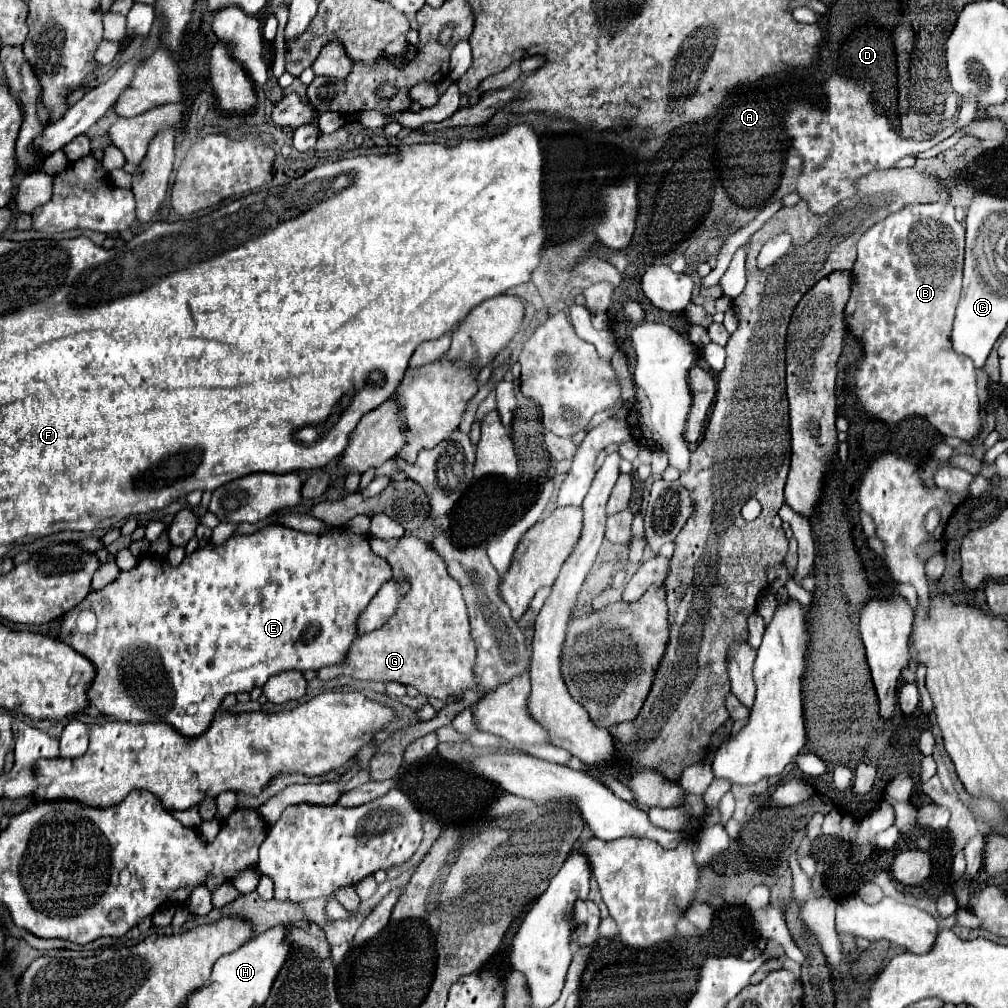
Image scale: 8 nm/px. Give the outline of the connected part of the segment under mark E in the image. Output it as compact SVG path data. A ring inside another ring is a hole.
M272 524L266 528L260 528L252 534L234 534L230 536L224 544L214 546L206 544L204 548L198 548L194 554L186 556L182 564L170 566L166 558L160 556L142 556L136 566L128 572L120 572L114 582L106 584L102 590L90 592L78 606L68 610L62 620L60 620L60 632L58 640L66 642L72 646L78 654L88 658L94 668L96 676L90 682L88 688L88 702L98 708L102 716L114 718L118 722L164 722L170 724L176 732L180 732L186 738L196 738L208 730L208 726L214 720L216 710L220 708L222 700L228 694L238 694L238 692L252 692L256 686L264 686L266 680L278 672L284 670L320 670L324 666L340 664L346 658L346 648L358 638L356 634L356 618L362 608L376 596L376 592L386 584L386 580L392 578L390 564L382 560L378 554L372 552L368 536L346 532L346 528L334 528L334 532L328 534L308 534L308 532L298 532L288 526ZM82 614L92 614L94 622L92 624L80 624L78 618Z

